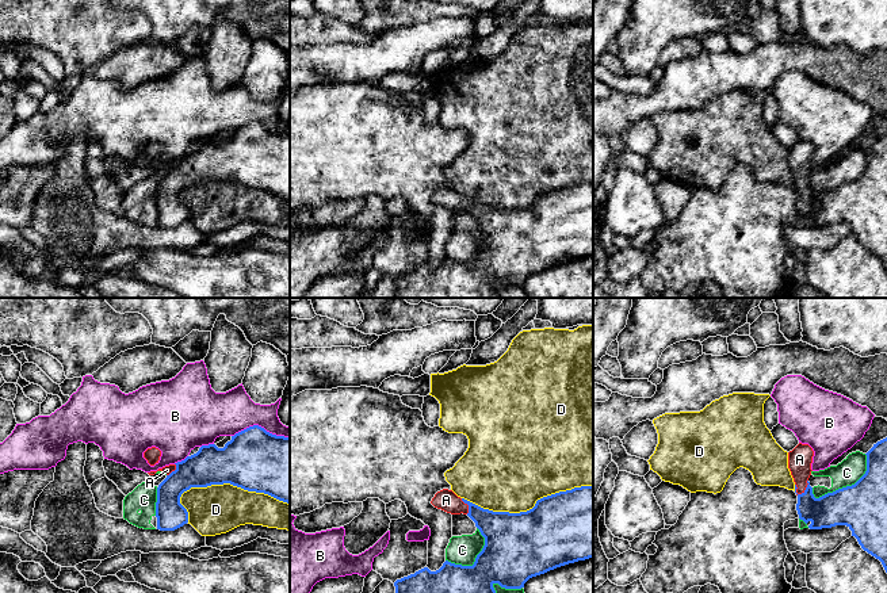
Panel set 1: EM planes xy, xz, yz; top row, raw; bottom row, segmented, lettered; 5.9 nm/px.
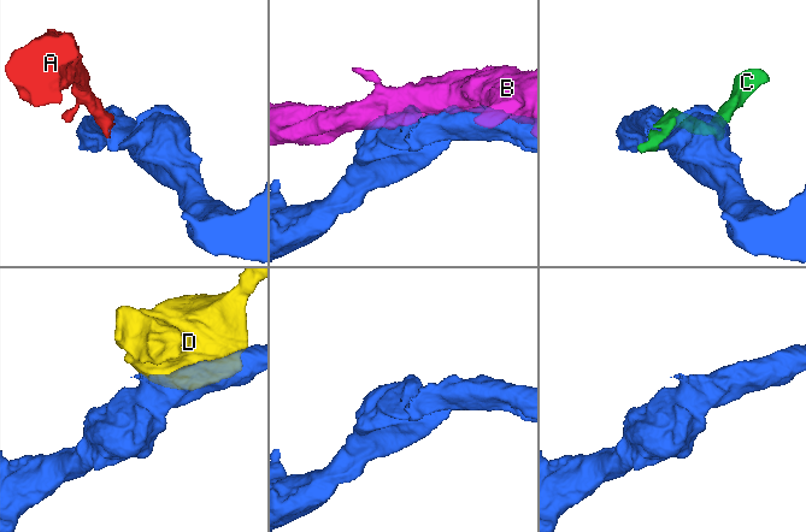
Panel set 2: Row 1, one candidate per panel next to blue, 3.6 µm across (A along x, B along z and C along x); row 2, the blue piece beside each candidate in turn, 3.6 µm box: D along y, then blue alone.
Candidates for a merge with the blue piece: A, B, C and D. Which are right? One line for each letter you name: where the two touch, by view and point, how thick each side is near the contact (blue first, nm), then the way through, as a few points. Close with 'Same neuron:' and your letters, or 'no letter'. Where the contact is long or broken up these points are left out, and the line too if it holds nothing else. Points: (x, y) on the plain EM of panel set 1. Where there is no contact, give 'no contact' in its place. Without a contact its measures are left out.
A: contact yz (806, 186); calibres 220 and 140 nm; way yz (844, 203), (818, 203), (806, 186), (801, 176), (799, 156)
Same neuron: A

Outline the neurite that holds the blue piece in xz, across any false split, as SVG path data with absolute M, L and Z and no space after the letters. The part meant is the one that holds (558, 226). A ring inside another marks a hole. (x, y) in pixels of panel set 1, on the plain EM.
M593 183L543 194L532 206L520 210L483 206L448 185L437 188L431 200L451 211L467 211L485 234L485 242L473 263L446 257L436 268L424 264L397 276L394 298L501 298L494 280L521 286L532 273L593 255Z

